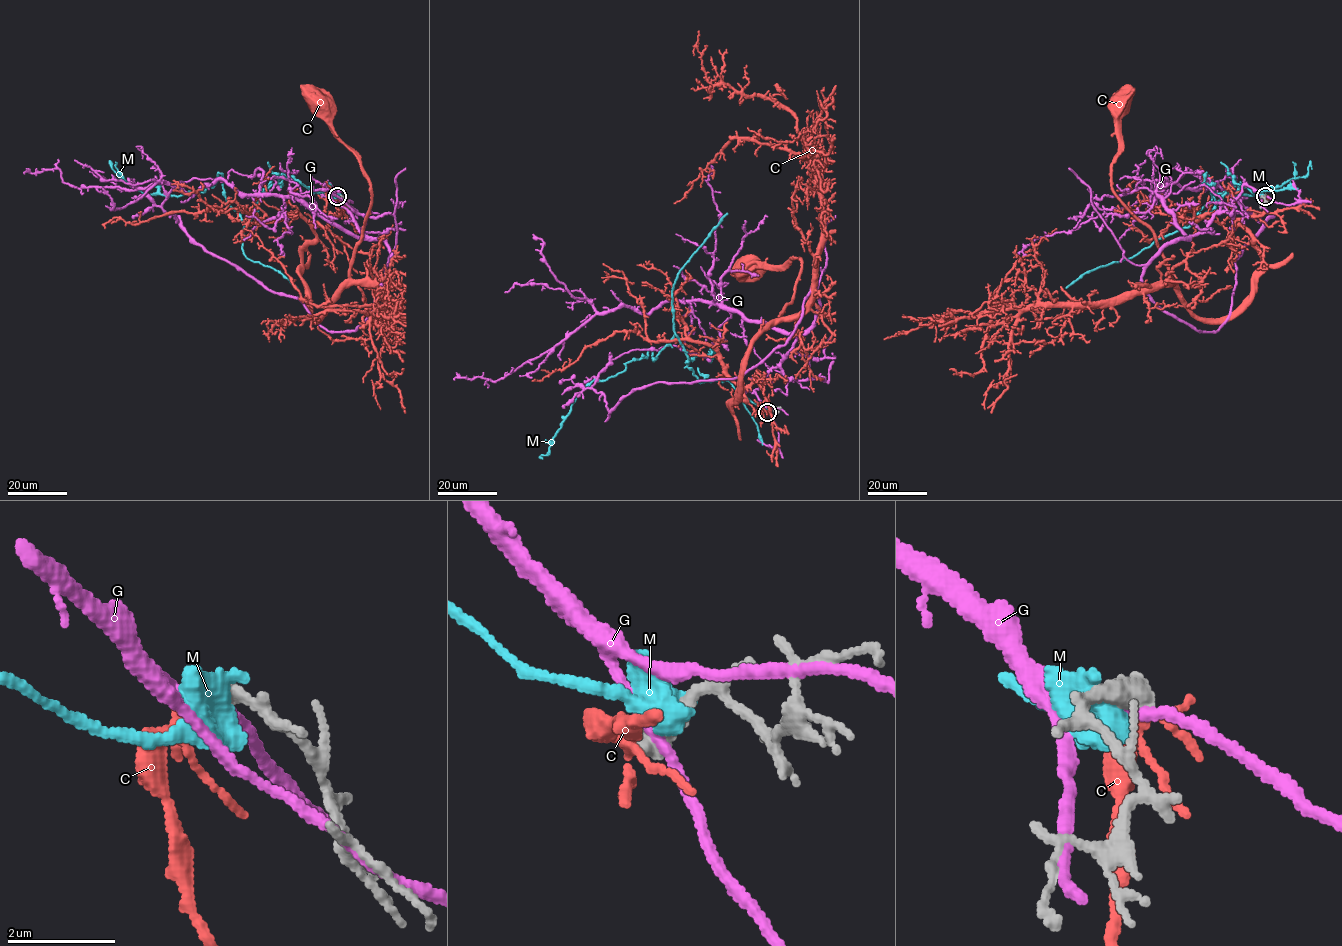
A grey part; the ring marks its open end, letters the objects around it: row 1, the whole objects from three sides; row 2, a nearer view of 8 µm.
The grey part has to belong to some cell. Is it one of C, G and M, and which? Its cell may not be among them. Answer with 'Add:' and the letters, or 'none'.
Add: C

